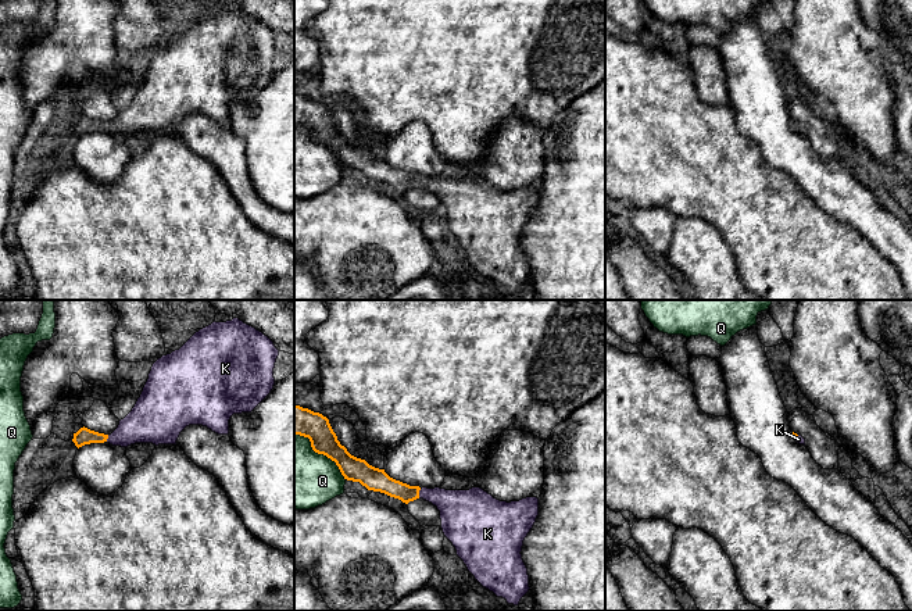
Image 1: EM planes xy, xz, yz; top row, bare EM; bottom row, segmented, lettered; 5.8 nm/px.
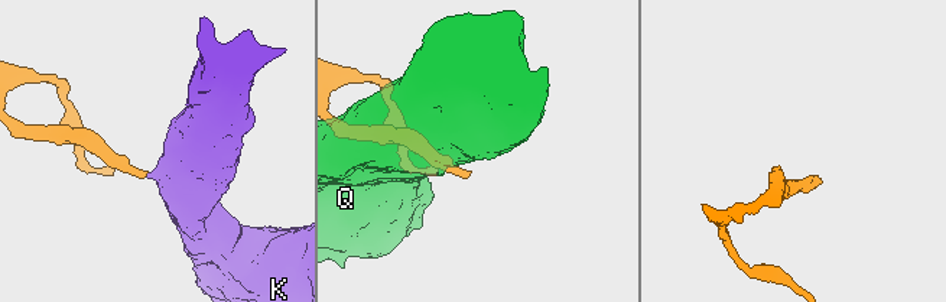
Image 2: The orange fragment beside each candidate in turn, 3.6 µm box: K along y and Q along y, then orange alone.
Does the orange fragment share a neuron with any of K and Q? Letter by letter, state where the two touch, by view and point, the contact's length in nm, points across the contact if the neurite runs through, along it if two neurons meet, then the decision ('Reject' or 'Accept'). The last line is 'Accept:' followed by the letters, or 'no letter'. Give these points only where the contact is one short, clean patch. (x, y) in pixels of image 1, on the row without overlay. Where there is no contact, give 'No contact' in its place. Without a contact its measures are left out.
K: Touches orange at xz (418, 182). Shared border 60 nm. Path across: xz (378, 170), (406, 182), (418, 182), (437, 185), (458, 197). Accept
Q: Touches orange at xz (321, 142). Shared border 400 nm. Reject
Accept: K

